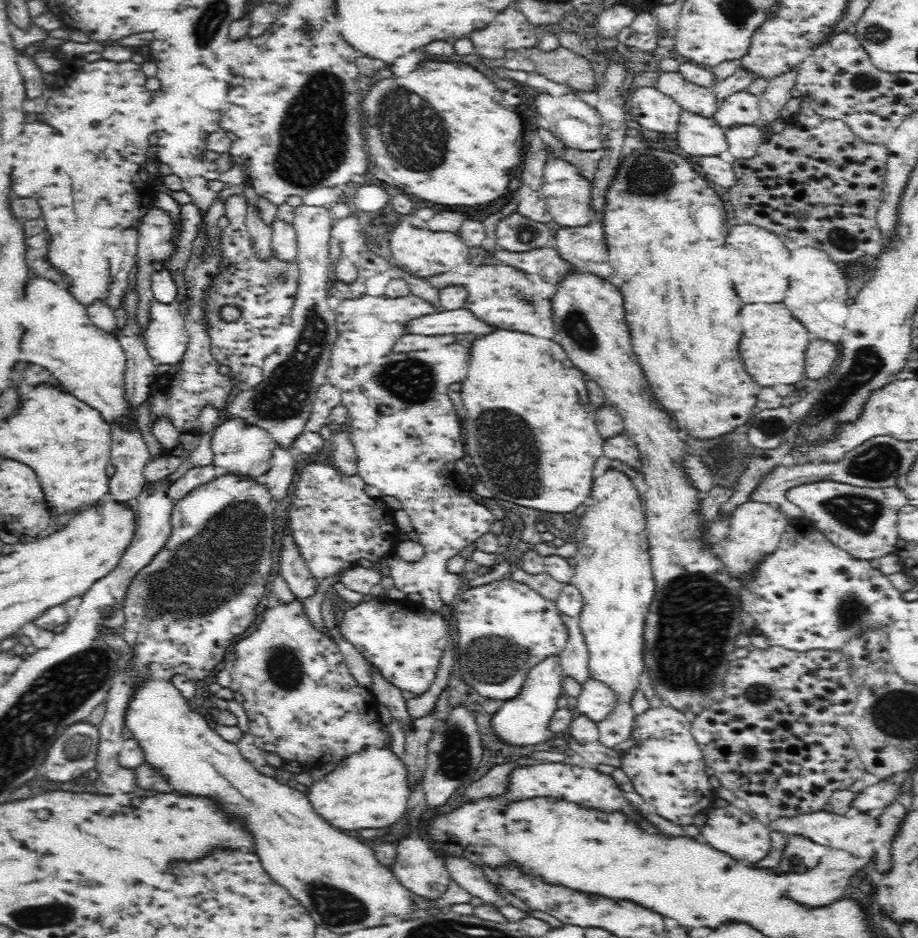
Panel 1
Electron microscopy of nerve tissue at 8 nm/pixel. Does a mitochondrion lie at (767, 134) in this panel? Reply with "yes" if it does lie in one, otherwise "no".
no

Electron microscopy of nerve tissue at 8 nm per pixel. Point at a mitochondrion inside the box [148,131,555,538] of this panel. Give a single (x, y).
(284, 396)

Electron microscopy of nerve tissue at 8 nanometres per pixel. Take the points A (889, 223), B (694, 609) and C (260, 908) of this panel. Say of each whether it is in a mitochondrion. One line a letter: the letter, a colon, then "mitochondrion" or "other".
A: other
B: mitochondrion
C: other

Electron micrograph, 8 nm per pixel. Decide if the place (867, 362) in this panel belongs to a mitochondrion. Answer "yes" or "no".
yes

